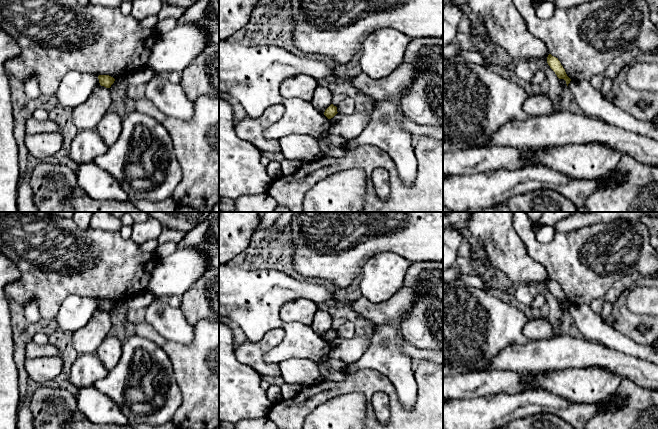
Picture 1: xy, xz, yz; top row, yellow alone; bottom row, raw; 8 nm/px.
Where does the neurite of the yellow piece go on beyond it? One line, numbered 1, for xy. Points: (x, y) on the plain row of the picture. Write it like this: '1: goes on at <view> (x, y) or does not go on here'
1: does not go on here

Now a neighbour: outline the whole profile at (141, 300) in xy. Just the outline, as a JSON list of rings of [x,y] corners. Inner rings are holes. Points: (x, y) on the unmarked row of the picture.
[[[148,291],[136,293],[125,300],[127,311],[146,309],[153,301],[155,296]]]

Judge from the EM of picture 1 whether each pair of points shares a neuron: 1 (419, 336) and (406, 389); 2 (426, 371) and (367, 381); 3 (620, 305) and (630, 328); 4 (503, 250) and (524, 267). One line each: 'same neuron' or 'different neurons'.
1: different neurons
2: same neuron
3: same neuron
4: same neuron

